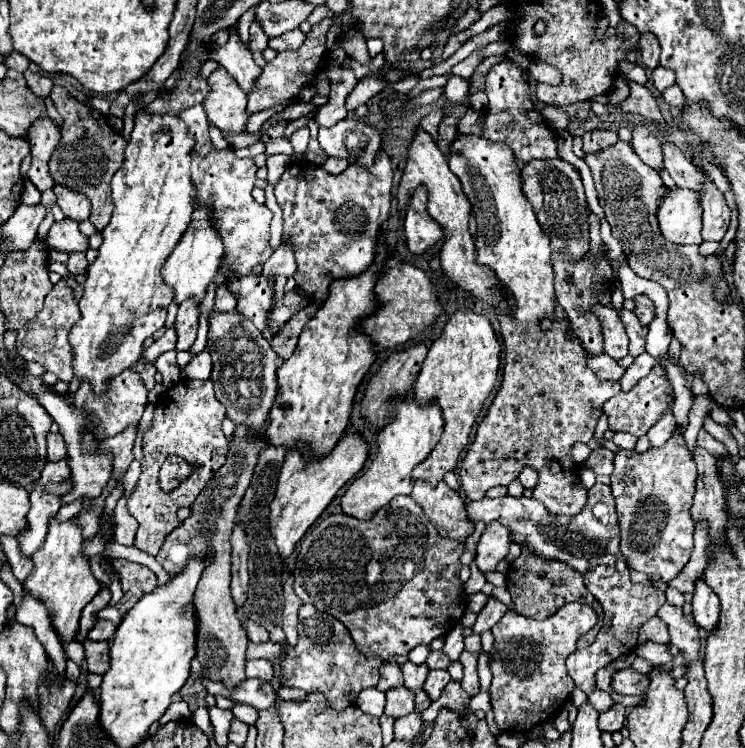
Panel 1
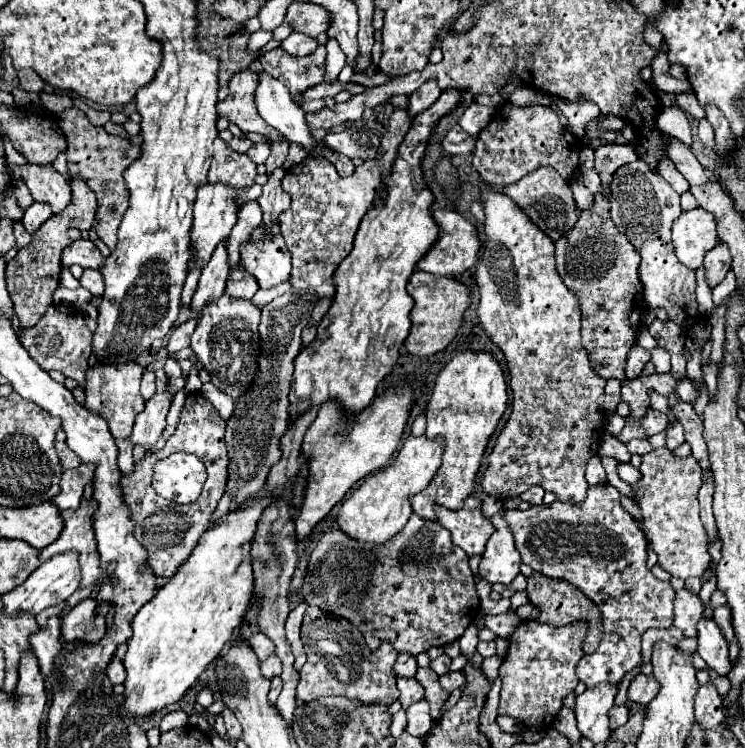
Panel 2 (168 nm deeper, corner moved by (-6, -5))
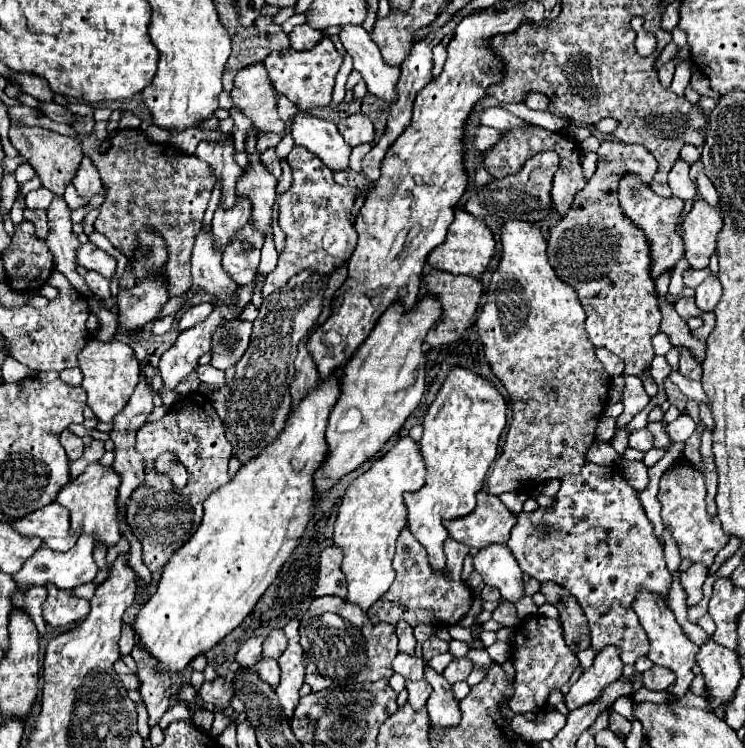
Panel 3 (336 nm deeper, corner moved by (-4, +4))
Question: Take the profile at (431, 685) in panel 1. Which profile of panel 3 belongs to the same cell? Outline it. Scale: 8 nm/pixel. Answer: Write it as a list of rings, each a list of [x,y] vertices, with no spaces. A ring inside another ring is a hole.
[[[453,658],[451,664],[449,664],[449,666],[445,668],[445,672],[443,672],[443,678],[445,678],[447,682],[455,684],[455,682],[465,680],[471,670],[473,670],[473,662],[471,662],[471,660],[467,660],[467,658]]]

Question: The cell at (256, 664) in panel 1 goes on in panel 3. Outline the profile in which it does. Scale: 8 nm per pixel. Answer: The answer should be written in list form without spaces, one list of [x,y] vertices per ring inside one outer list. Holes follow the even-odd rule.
[[[273,630],[267,640],[263,642],[263,658],[279,658],[287,648],[287,638],[281,630]]]

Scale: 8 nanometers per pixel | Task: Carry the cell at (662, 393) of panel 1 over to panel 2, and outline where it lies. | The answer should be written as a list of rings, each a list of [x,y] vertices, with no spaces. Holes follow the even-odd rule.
[[[653,409],[647,411],[647,417],[643,421],[643,427],[645,427],[645,431],[649,435],[655,435],[655,433],[667,429],[667,425],[669,425],[669,419],[667,419],[665,413],[659,413],[659,411],[653,411]]]

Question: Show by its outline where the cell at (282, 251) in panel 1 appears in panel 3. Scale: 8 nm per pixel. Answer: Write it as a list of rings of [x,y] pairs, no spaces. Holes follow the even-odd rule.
[[[269,148],[269,150],[265,150],[263,154],[261,154],[261,164],[277,178],[277,180],[281,180],[281,164],[279,164],[279,158],[277,158],[277,154],[275,154],[275,150],[273,148]]]

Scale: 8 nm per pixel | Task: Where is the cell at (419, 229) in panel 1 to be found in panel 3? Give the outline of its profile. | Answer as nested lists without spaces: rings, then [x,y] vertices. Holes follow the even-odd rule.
[[[455,208],[455,220],[453,224],[449,226],[449,232],[447,232],[447,238],[443,244],[439,244],[429,256],[427,256],[427,264],[431,264],[433,268],[437,270],[445,270],[445,272],[451,272],[451,274],[465,274],[465,276],[479,276],[491,256],[493,256],[493,250],[495,250],[495,240],[493,240],[493,234],[491,230],[485,226],[485,222],[481,218],[475,218],[471,216],[467,210],[463,208]]]

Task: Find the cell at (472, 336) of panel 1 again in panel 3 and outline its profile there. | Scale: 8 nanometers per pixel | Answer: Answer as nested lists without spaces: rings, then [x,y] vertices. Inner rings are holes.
[[[455,366],[445,378],[435,402],[423,420],[421,450],[427,462],[427,482],[417,492],[407,492],[409,530],[427,548],[433,568],[445,568],[443,540],[447,530],[443,520],[467,516],[475,508],[475,494],[481,490],[485,474],[497,456],[499,436],[507,422],[507,402],[501,392],[479,374]]]

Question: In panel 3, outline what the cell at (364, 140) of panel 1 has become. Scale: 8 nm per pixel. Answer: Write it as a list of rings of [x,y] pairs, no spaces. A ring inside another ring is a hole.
[[[363,114],[347,116],[345,120],[341,120],[337,124],[337,128],[339,128],[339,132],[343,134],[343,138],[349,146],[357,146],[357,144],[363,144],[363,142],[373,142],[373,138],[375,138],[375,128],[373,128],[371,120]]]

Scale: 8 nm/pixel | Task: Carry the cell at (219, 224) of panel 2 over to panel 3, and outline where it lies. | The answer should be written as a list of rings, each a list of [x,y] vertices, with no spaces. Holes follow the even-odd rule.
[[[199,142],[195,156],[209,164],[211,172],[215,172],[217,184],[221,186],[221,200],[219,204],[223,208],[231,208],[235,204],[235,184],[239,176],[243,176],[243,170],[233,160],[233,142]]]

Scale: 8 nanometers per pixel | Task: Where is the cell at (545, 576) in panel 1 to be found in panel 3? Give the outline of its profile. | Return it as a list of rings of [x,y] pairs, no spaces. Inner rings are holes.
[[[551,582],[541,584],[541,594],[547,598],[549,604],[553,604],[559,610],[567,646],[573,652],[589,648],[591,634],[587,628],[587,618],[583,616],[581,608],[579,608],[579,602],[569,592],[565,592],[563,586],[551,584]]]

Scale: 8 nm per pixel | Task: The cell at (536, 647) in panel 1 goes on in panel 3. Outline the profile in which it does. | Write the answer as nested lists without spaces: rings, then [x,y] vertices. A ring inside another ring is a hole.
[[[537,614],[521,620],[521,624],[515,628],[513,640],[511,640],[511,662],[515,666],[515,692],[509,700],[509,708],[515,714],[539,714],[547,706],[547,698],[553,690],[559,690],[571,674],[579,668],[579,660],[563,637],[561,623],[557,620],[546,618]]]

